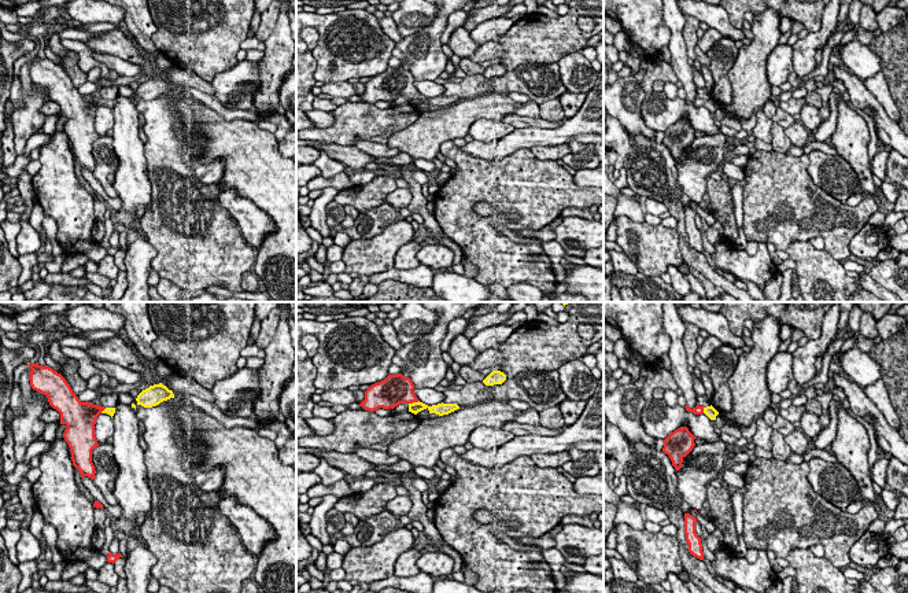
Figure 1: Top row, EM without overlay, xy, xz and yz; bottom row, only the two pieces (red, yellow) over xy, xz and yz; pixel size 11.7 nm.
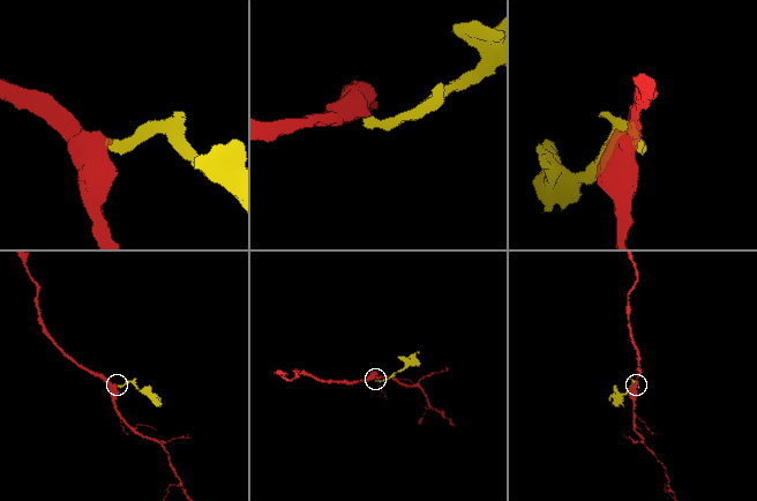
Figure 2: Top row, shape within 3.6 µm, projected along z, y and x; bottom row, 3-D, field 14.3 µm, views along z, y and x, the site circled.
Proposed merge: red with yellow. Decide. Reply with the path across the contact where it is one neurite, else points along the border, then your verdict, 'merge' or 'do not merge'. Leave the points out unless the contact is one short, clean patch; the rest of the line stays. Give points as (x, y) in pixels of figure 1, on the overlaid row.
way xz (397, 389), (413, 401), (414, 408); merge

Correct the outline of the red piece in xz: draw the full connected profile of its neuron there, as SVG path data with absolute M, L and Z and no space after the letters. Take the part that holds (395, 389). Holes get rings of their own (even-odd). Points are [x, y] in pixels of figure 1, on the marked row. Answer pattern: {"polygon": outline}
{"polygon": "M402 373L388 375L384 380L372 384L365 391L365 399L359 404L365 410L374 412L379 408L394 409L399 404L407 404L409 412L417 415L418 412L428 409L429 413L439 416L449 415L459 406L457 404L438 404L428 406L418 401L413 393L414 384L410 377L405 377Z"}

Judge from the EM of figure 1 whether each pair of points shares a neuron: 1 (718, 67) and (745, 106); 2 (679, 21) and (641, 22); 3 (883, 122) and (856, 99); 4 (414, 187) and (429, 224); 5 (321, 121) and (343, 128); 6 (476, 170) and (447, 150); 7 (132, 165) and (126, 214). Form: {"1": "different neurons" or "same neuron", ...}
{"1": "different neurons", "2": "different neurons", "3": "same neuron", "4": "same neuron", "5": "different neurons", "6": "same neuron", "7": "same neuron"}

